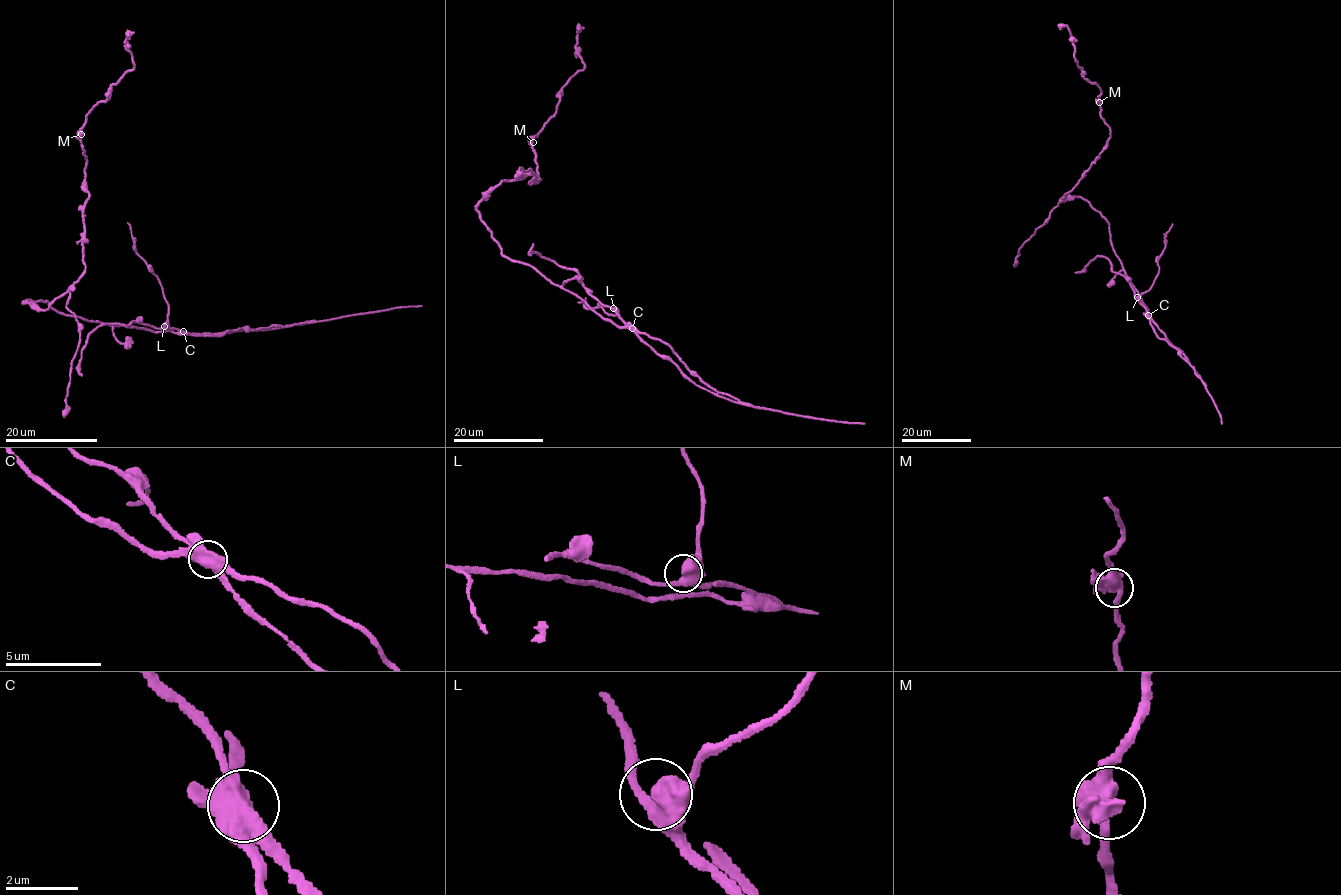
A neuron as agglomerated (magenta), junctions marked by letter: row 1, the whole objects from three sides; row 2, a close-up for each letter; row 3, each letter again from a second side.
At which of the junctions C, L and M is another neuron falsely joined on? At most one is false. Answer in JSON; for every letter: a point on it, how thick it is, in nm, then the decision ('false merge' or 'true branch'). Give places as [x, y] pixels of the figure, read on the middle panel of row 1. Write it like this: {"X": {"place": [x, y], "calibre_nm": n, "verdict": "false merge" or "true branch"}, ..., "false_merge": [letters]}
{"C": {"place": [632, 328], "calibre_nm": 500, "verdict": "true branch"}, "L": {"place": [613, 308], "calibre_nm": 550, "verdict": "true branch"}, "M": {"place": [533, 142], "calibre_nm": 500, "verdict": "true branch"}, "false_merge": []}

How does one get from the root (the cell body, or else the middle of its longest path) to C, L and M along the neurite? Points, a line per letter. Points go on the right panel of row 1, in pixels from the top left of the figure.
C: (1093, 209), (1108, 223), (1113, 249), (1148, 315)
L: (1093, 209), (1108, 223), (1113, 249), (1137, 297)
M: (1093, 209), (1080, 197), (1062, 202), (1060, 199), (1079, 181), (1110, 136), (1109, 126), (1100, 115), (1099, 102)

